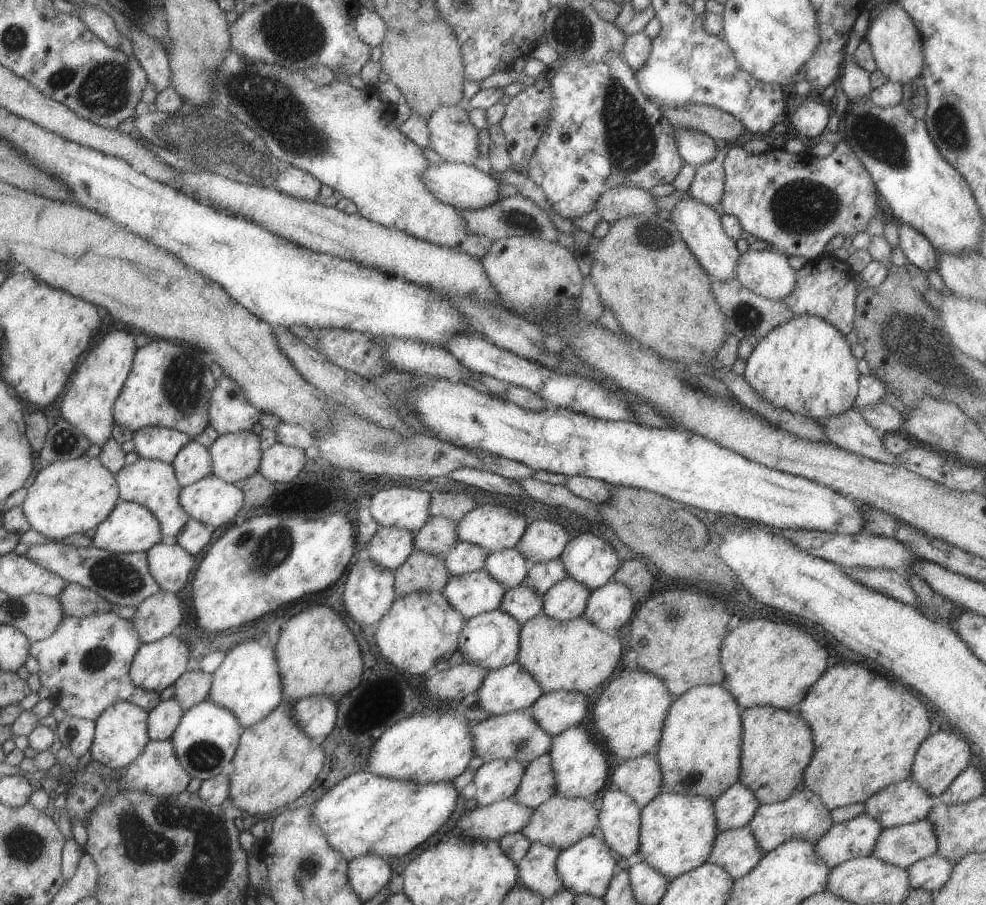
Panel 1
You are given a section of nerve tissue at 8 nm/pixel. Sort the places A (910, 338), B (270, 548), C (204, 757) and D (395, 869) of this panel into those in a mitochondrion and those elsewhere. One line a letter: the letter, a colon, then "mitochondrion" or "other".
A: mitochondrion
B: mitochondrion
C: mitochondrion
D: other

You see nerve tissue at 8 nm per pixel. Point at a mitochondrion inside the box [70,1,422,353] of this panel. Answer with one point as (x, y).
(197, 131)

